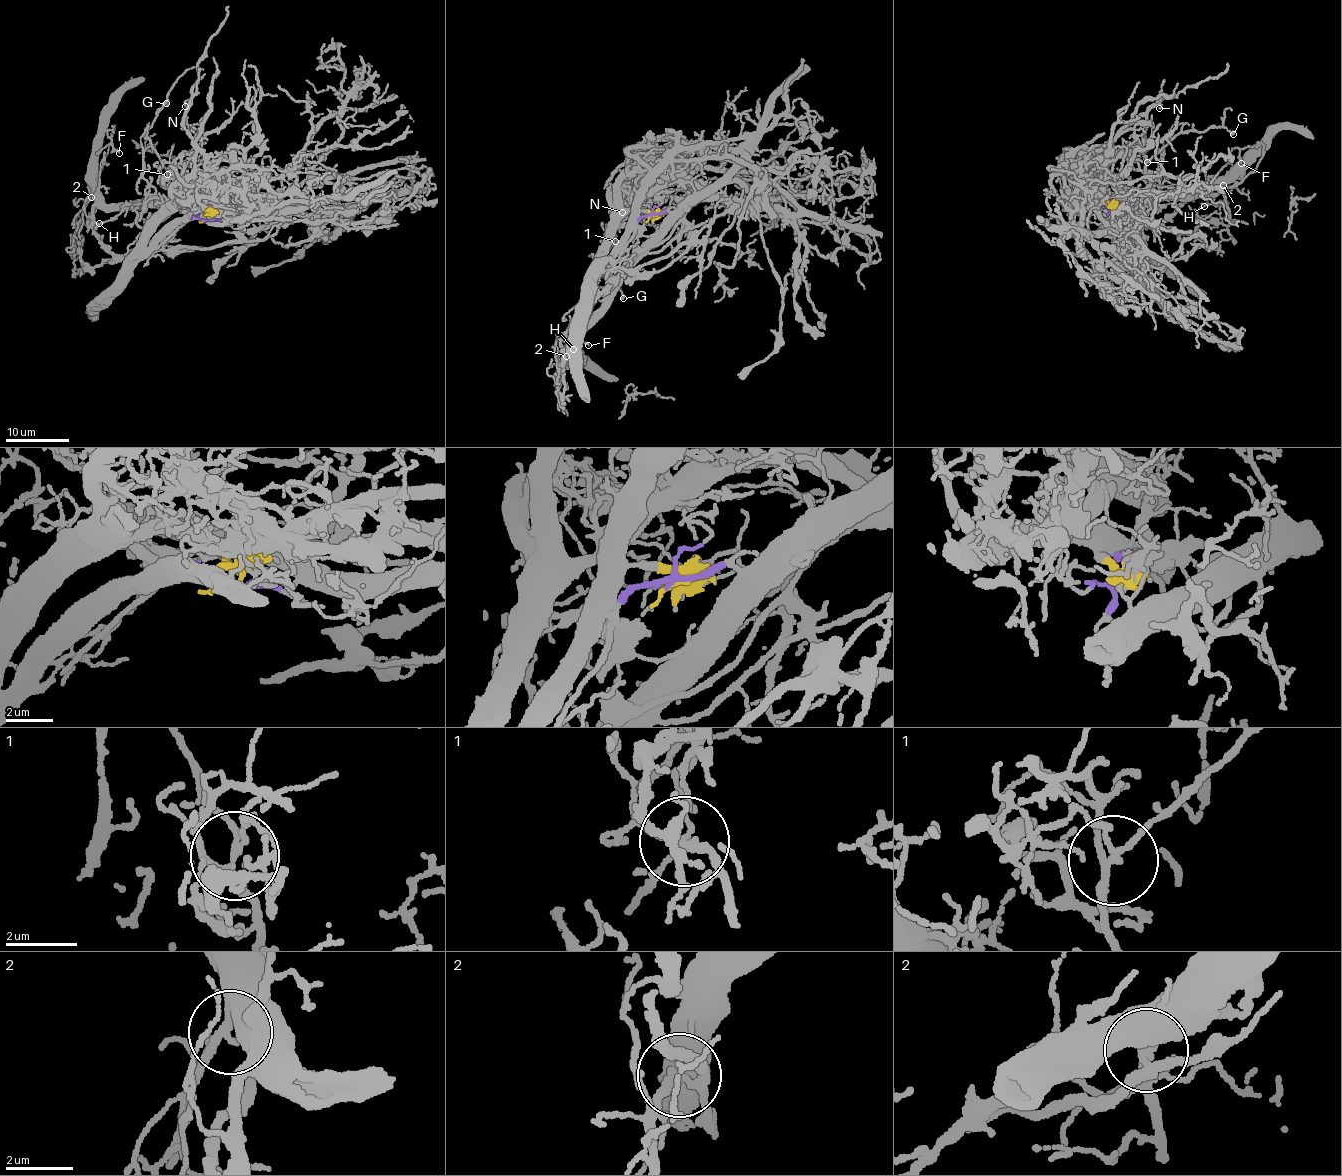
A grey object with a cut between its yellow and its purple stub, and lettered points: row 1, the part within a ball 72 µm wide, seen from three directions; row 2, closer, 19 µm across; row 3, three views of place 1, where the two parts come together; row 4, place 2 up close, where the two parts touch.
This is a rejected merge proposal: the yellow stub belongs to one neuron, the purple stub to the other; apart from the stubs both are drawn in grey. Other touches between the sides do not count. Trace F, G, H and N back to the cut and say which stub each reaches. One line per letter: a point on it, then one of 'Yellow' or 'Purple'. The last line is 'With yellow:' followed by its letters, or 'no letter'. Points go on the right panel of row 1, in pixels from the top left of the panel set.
F: Place: (1241, 163). Purple
G: Place: (1233, 134). Purple
H: Place: (1204, 206). Purple
N: Place: (1159, 108). Yellow
With yellow: N

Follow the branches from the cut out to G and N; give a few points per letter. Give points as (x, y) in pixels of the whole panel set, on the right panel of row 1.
G: (1109, 209), (1107, 216), (1117, 217), (1149, 195), (1146, 162), (1177, 133), (1227, 127), (1234, 134)
N: (1109, 209), (1091, 190), (1103, 165), (1101, 149), (1157, 103), (1161, 104), (1159, 108)

